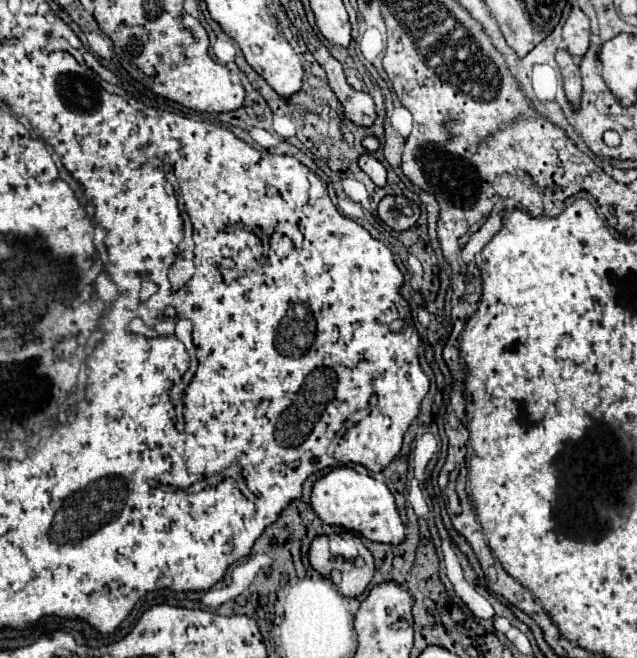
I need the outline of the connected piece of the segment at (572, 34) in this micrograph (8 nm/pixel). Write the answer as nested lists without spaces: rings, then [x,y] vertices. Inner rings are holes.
[[[572,7],[568,19],[564,21],[562,39],[572,55],[582,57],[586,53],[590,45],[590,19],[580,11],[580,7]]]

